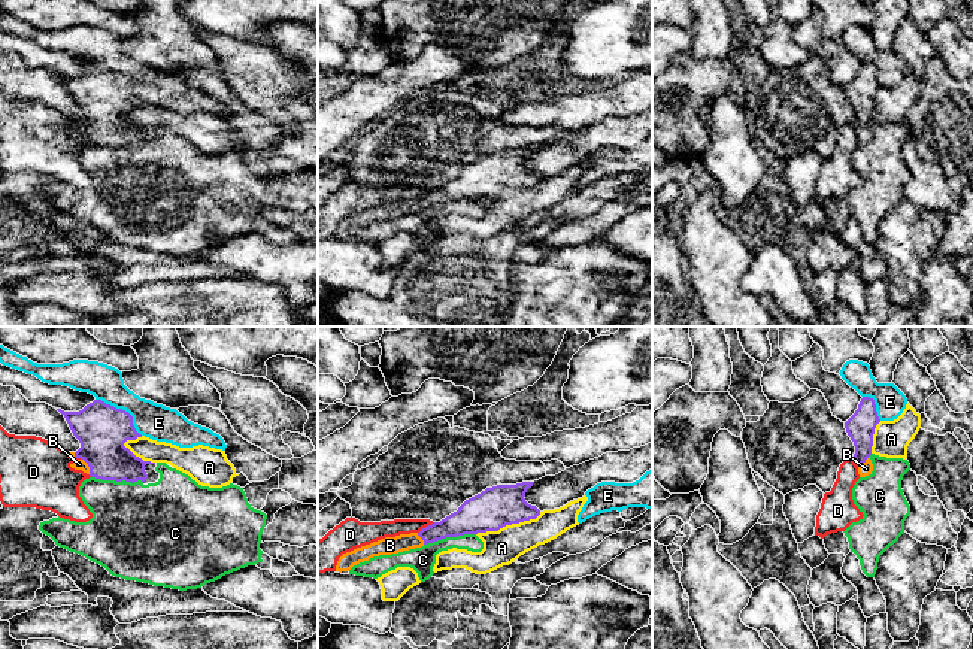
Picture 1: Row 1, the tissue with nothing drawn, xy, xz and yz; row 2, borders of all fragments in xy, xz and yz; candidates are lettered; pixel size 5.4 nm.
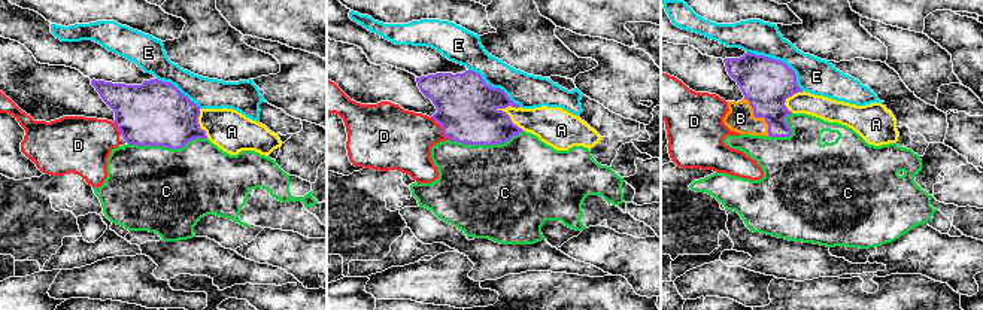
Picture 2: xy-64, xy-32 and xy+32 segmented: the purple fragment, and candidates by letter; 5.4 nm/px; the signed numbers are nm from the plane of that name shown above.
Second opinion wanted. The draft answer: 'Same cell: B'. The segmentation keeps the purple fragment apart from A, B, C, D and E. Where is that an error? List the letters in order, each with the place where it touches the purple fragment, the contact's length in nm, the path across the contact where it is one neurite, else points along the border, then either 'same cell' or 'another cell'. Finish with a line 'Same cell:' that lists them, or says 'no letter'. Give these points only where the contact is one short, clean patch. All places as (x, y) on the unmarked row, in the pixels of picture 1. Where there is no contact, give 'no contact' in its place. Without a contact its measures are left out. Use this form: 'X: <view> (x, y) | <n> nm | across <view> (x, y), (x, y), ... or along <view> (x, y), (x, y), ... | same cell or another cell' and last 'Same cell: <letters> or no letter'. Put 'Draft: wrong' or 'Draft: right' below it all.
A: xz (508, 190) | 380 nm | another cell
B: xy (88, 132) | 100 nm | same cell
C: xy (117, 146) | 280 nm | another cell
D: xz (426, 193) | 110 nm | along xz (435, 188), (418, 199) | another cell
E: xy (124, 76) | 320 nm | another cell
Same cell: B
Draft: right

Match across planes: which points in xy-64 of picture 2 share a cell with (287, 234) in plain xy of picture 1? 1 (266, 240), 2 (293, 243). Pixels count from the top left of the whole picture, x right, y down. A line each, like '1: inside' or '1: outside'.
1: outside
2: outside

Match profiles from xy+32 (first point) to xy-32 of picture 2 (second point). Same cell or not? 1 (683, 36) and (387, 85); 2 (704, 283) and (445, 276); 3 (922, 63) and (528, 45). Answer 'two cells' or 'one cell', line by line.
1: two cells
2: one cell
3: two cells

